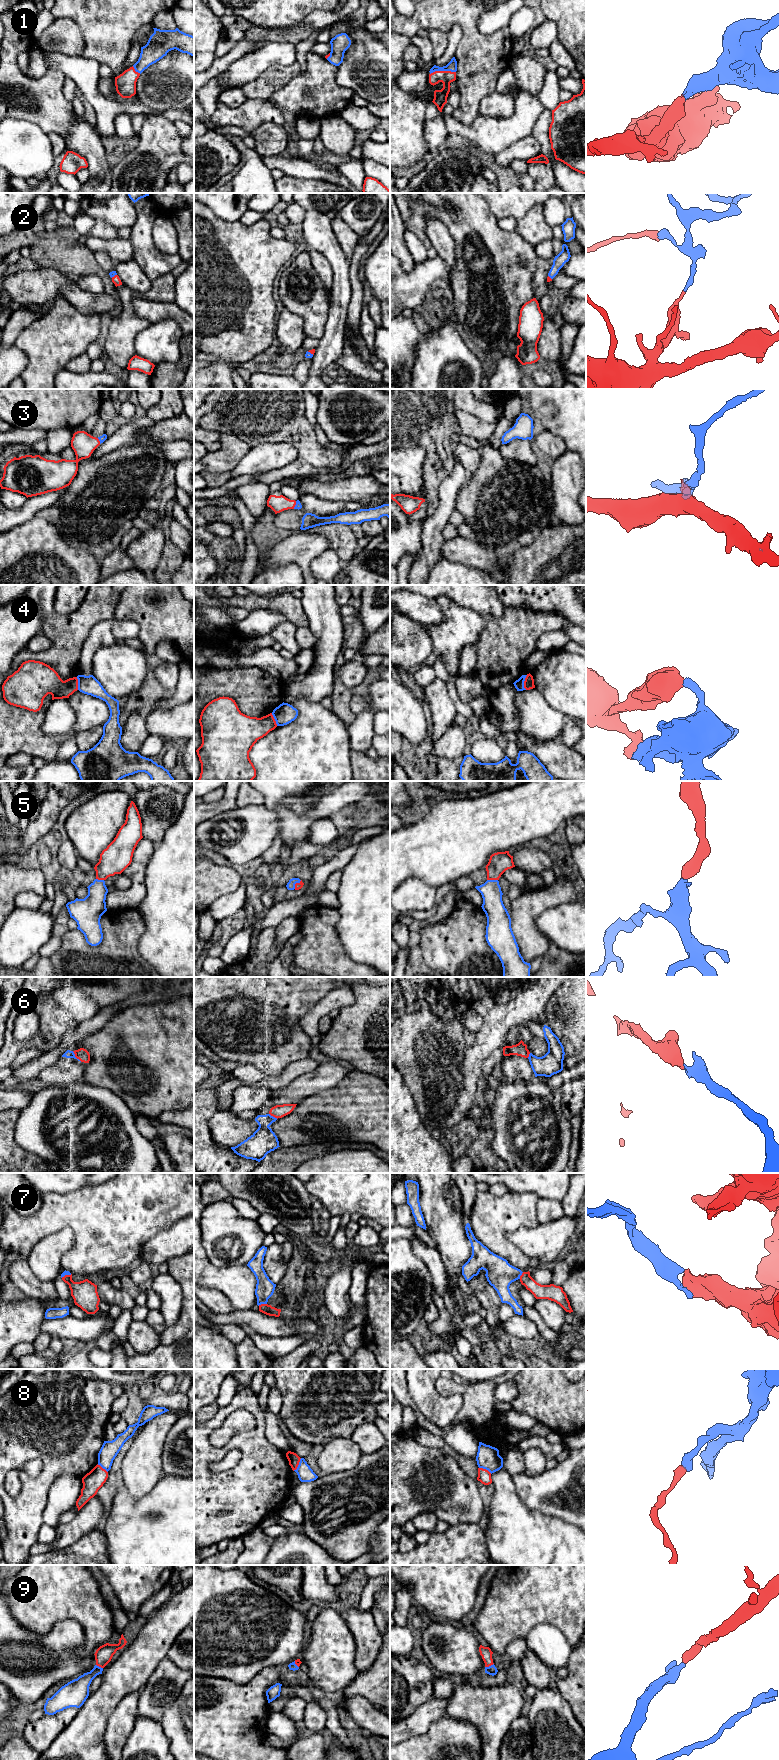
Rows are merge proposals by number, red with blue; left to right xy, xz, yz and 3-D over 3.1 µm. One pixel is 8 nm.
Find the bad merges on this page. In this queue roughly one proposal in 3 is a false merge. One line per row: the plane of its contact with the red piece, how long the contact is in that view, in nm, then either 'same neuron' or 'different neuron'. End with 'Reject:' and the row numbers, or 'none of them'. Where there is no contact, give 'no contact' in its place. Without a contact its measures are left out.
1: meets red in yz; contact 200 nm long; same neuron
2: meets red in xz; contact 60 nm long; same neuron
3: meets red in xz; contact 70 nm long; same neuron
4: meets red in yz; contact 120 nm long; different neuron
5: meets red in yz; contact 90 nm long; same neuron
6: meets red in xy; contact 120 nm long; same neuron
7: meets red in xz; contact 70 nm long; same neuron
8: meets red in xz; contact 120 nm long; different neuron
9: meets red in yz; contact 80 nm long; same neuron
Reject: 4, 8

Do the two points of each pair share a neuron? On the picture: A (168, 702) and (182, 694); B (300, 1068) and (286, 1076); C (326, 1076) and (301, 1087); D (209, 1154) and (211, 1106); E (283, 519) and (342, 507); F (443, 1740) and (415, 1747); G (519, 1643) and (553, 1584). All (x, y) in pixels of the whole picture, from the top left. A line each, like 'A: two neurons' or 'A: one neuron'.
A: one neuron
B: one neuron
C: one neuron
D: one neuron
E: one neuron
F: one neuron
G: two neurons

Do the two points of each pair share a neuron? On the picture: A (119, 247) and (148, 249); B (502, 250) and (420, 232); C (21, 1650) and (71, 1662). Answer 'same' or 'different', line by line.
A: different
B: same
C: same

